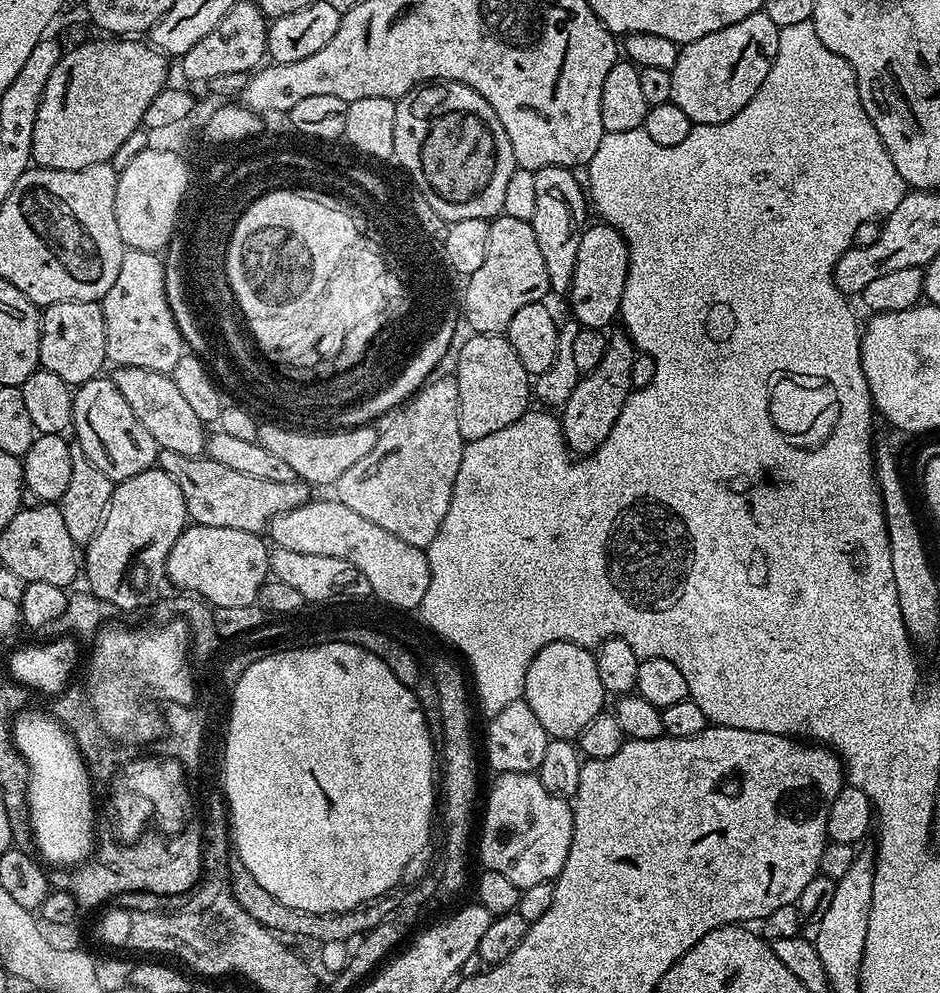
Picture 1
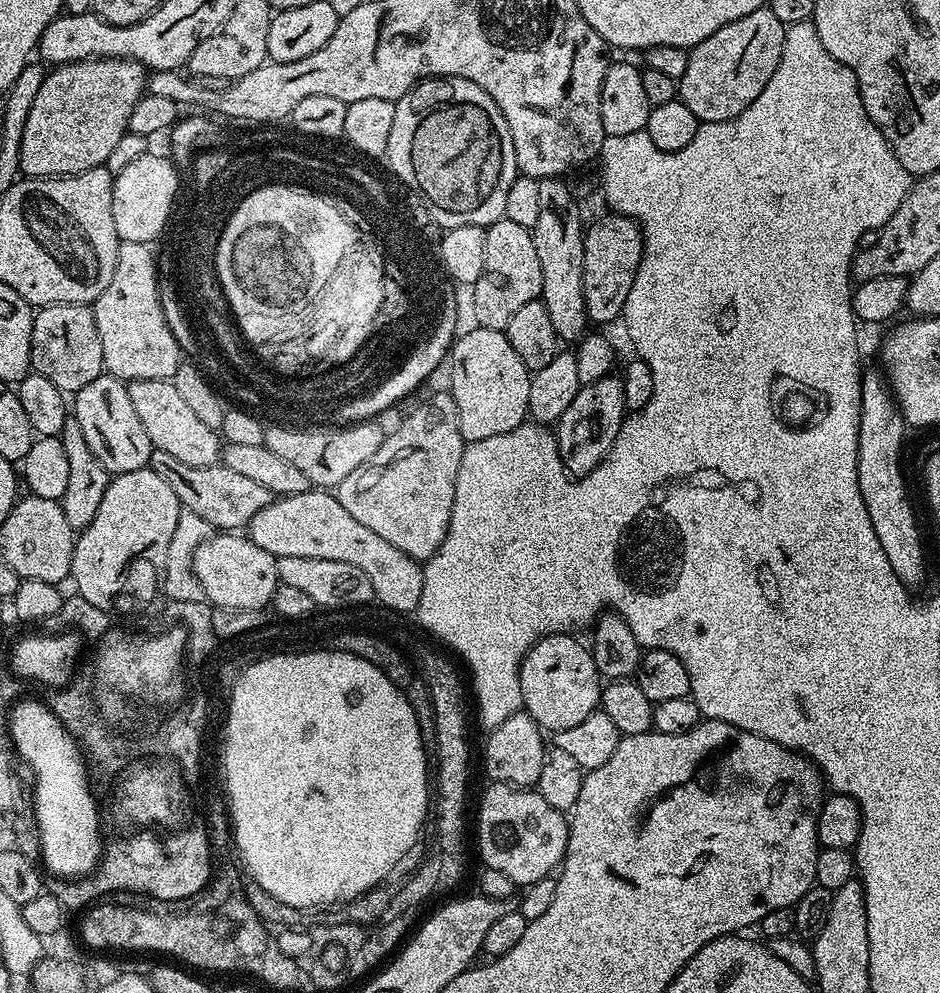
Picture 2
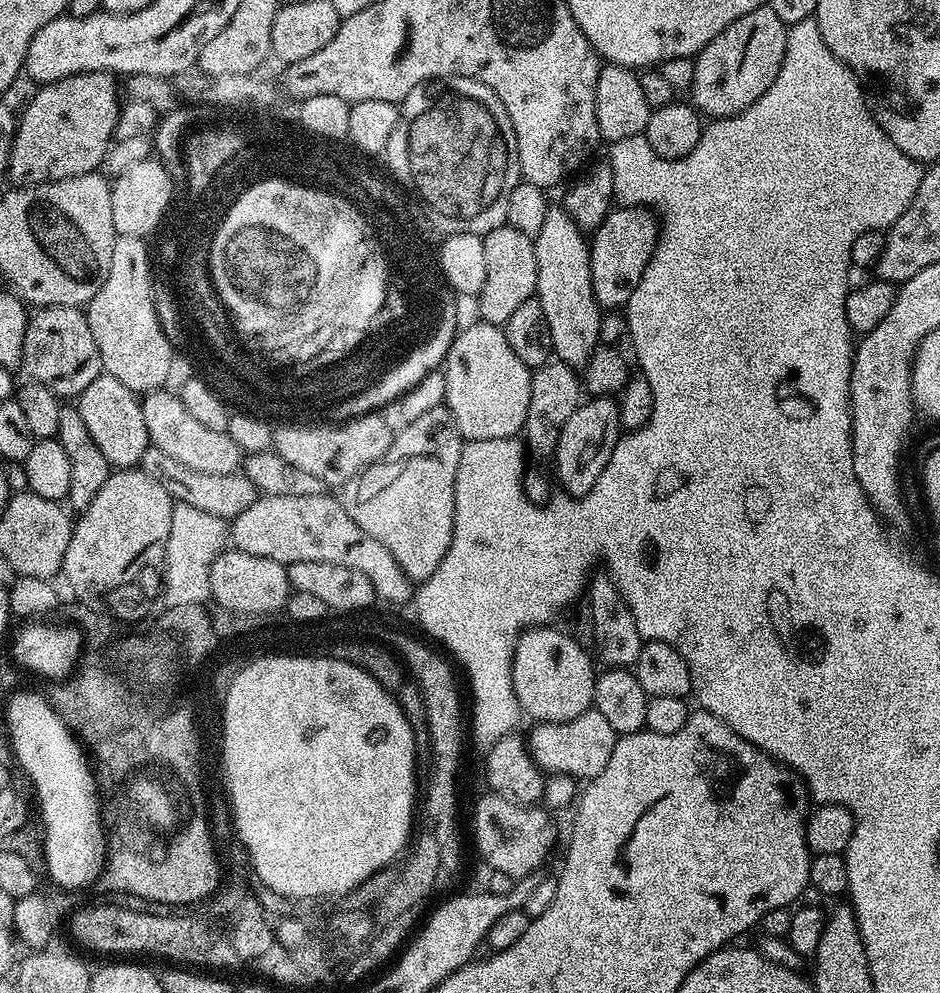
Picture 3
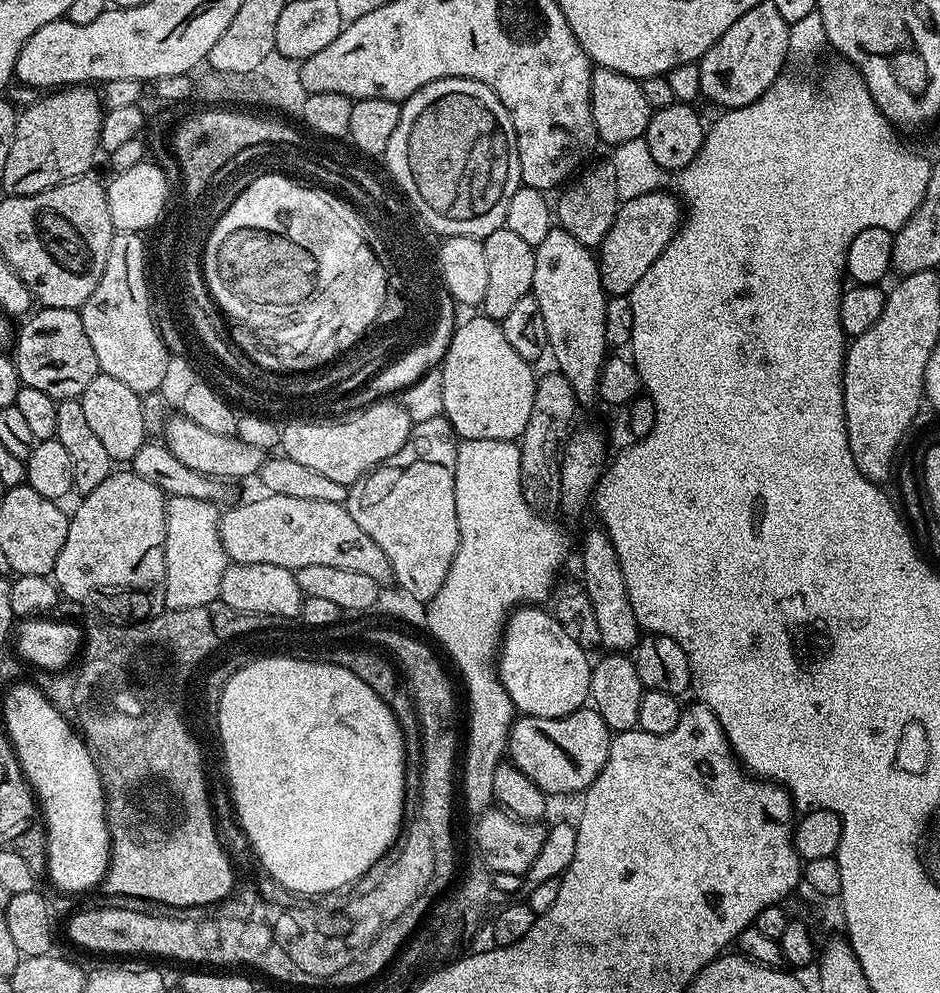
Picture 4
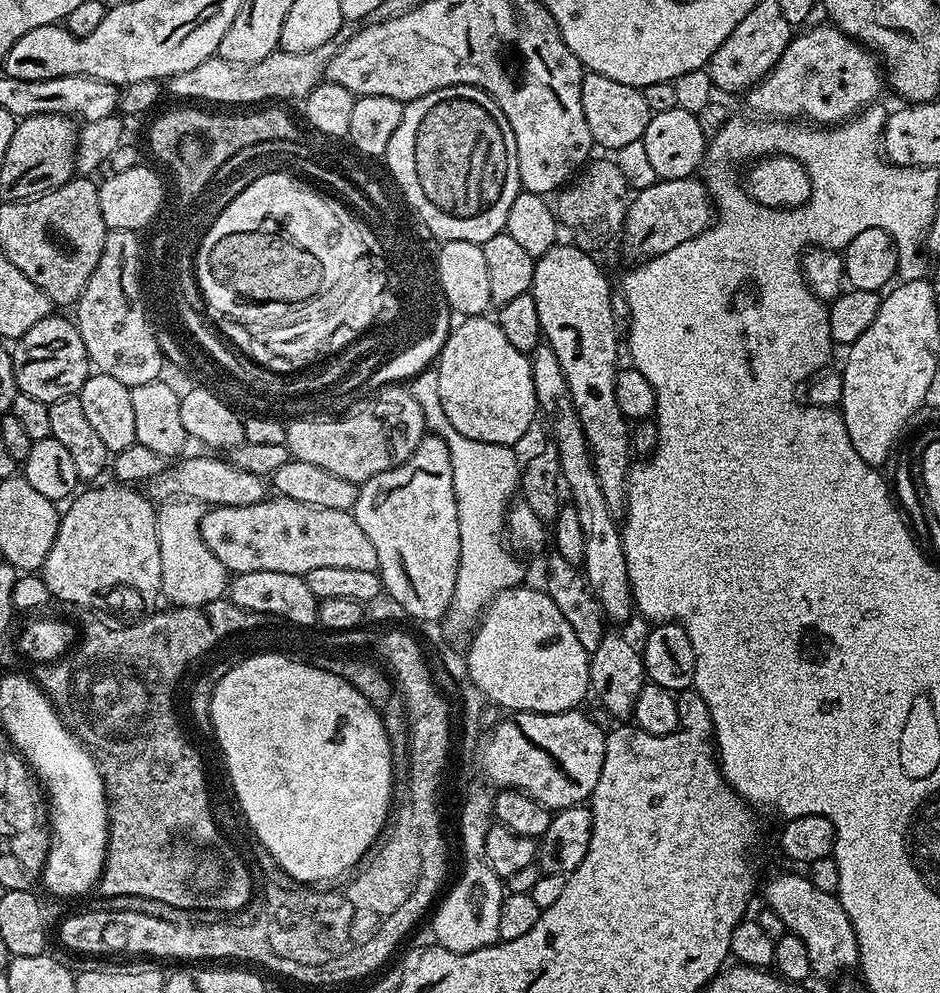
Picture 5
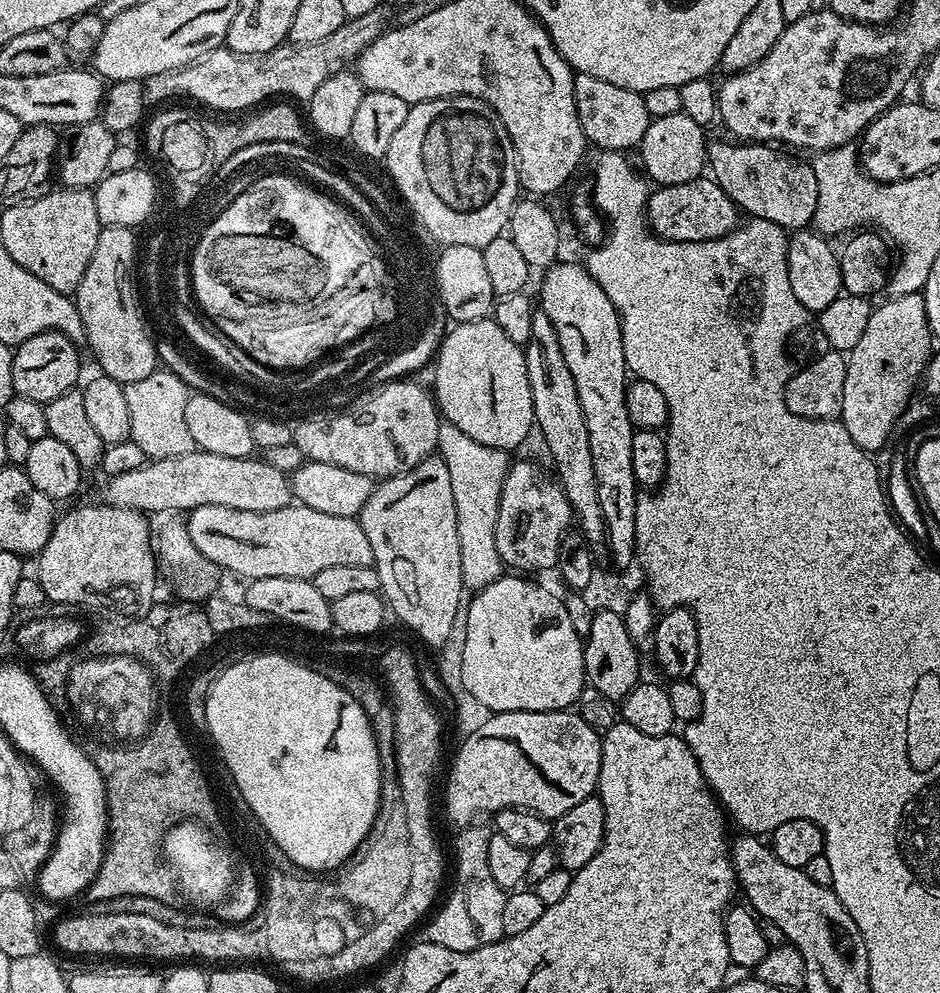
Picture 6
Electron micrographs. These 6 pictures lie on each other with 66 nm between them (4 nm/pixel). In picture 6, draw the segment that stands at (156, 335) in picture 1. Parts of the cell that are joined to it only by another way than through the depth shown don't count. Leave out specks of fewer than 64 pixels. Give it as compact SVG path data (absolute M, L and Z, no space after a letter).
M101 227L98 246L94 246L94 258L90 258L90 266L86 266L86 274L82 274L82 282L78 282L74 293L84 327L84 340L100 367L97 369L123 385L141 381L158 368L156 341L142 315L137 285L132 285L133 244L127 228Z

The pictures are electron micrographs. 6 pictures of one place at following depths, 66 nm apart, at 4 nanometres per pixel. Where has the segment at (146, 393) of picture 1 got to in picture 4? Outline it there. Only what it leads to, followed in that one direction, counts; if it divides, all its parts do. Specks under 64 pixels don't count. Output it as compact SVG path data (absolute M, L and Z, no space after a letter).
M183 414L167 417L163 425L164 436L162 443L168 447L170 454L182 462L182 466L190 466L198 474L207 476L219 476L221 481L244 480L247 476L255 477L266 459L266 453L258 450L258 446L250 446L242 442L242 438L235 436L223 436L213 434L210 430L203 429L196 422L190 422Z

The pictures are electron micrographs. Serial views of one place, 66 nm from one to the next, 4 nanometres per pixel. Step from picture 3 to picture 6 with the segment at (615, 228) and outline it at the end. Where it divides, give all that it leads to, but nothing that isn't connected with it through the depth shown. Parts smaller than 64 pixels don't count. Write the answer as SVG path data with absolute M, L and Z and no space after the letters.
M704 174L690 182L666 184L648 193L646 219L661 240L717 240L730 234L738 226L736 214L738 215L738 207L735 202L727 196L725 190L722 190L722 186Z

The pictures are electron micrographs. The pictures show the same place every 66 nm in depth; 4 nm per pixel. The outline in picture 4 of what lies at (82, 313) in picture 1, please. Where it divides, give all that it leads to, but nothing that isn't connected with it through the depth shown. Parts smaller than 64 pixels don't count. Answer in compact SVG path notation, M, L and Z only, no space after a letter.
M41 307L21 324L24 325L21 328L19 325L14 336L14 359L21 385L42 390L42 394L50 394L50 398L56 401L79 398L100 372L98 358L94 358L94 346L90 346L90 338L86 338L79 311Z

